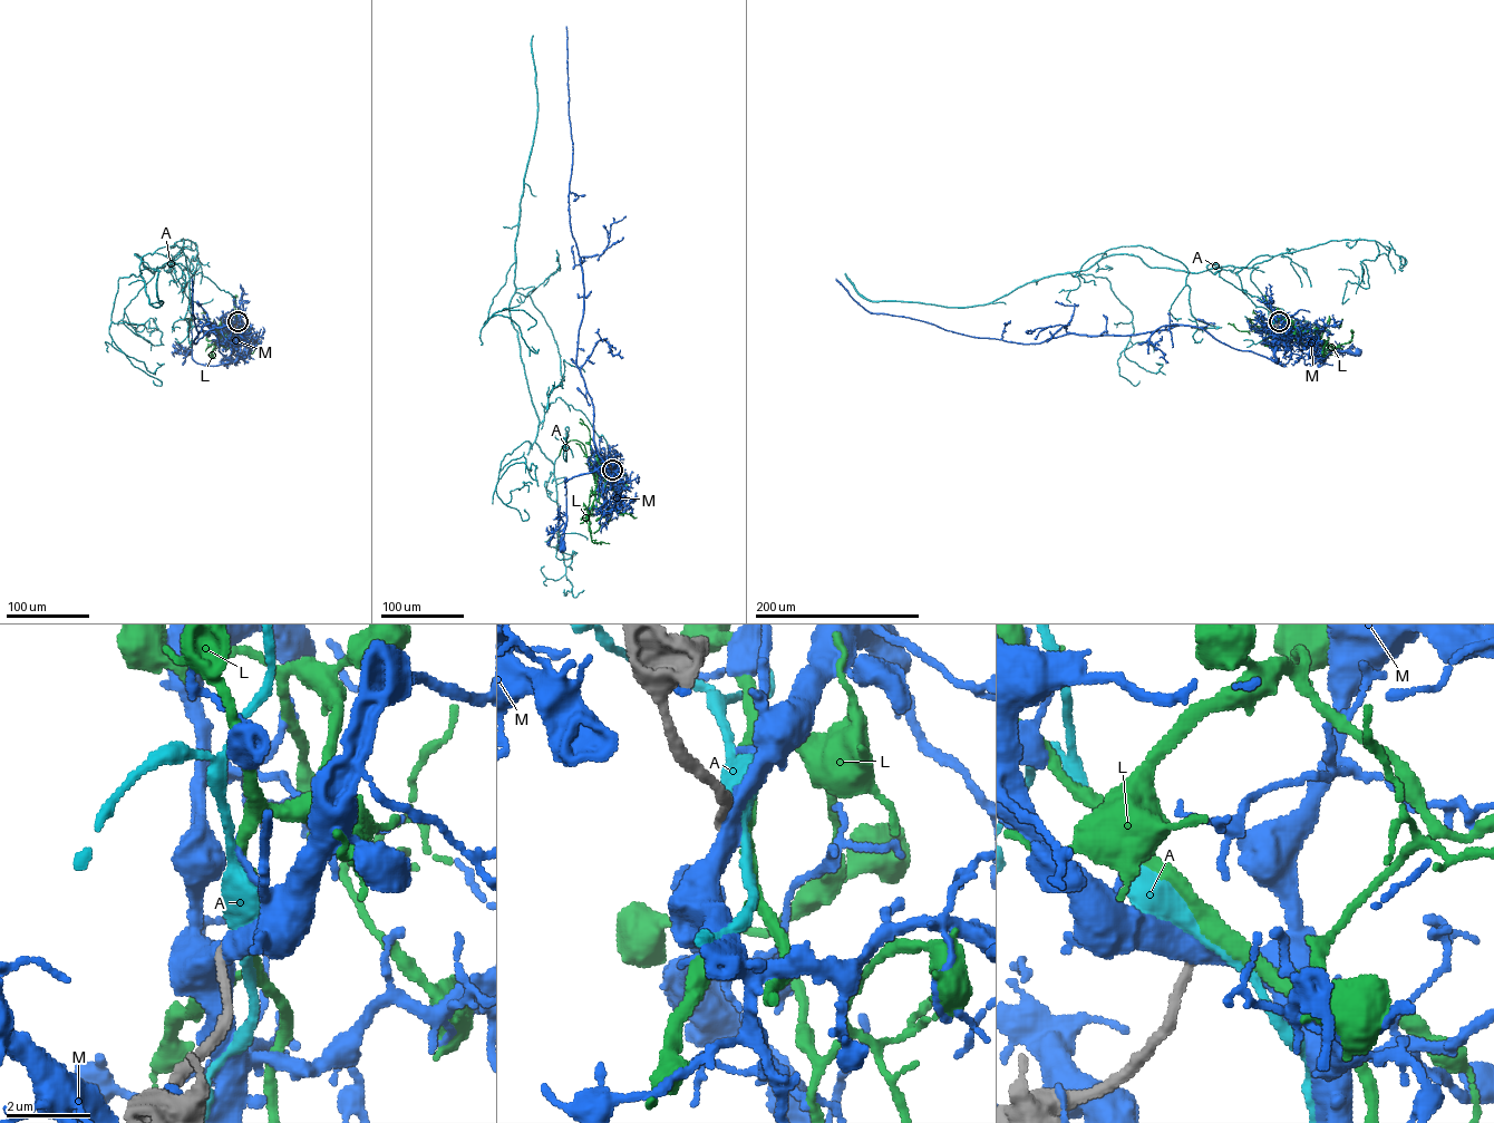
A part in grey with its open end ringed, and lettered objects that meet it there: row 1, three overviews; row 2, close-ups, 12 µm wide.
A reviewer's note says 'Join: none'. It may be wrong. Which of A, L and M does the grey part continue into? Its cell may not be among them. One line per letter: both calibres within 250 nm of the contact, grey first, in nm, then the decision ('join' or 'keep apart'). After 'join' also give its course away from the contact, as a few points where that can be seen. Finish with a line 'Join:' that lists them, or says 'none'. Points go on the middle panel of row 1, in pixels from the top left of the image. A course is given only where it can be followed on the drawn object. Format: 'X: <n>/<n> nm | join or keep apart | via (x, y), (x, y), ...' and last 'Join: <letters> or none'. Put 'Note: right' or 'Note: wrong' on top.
Note: wrong
A: 200/340 nm | keep apart
L: 200/340 nm | join | via (612, 470), (612, 476), (597, 476), (589, 525), (591, 541), (609, 543)
M: 280/480 nm | keep apart
Join: L

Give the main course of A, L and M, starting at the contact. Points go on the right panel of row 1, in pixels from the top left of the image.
A: (1279, 321), (1211, 263), (1234, 268), (1191, 272), (1109, 255), (966, 307), (866, 300), (845, 273)
L: (1279, 321), (1288, 337), (1318, 340), (1335, 348), (1350, 341), (1352, 330)
M: (1279, 321), (1283, 330), (1274, 356), (1276, 362), (1280, 365), (1290, 359), (1288, 342), (1293, 341), (1358, 352)

